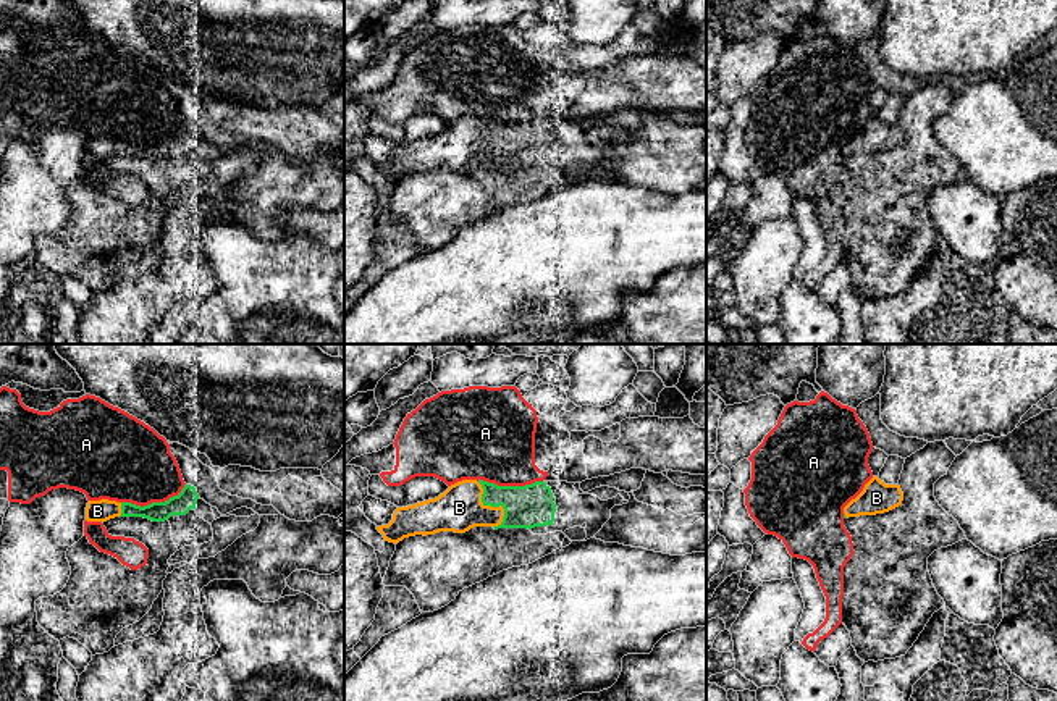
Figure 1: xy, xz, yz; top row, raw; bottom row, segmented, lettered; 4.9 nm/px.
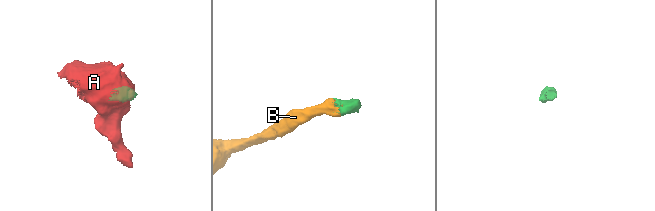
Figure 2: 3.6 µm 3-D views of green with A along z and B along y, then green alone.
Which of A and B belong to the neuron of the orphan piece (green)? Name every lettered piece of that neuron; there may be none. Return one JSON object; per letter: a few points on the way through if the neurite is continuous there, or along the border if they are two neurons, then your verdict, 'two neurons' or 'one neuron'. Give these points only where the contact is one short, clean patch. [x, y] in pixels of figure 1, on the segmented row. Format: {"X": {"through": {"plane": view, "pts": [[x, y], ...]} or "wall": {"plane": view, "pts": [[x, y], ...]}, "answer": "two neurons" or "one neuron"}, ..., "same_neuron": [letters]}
{"A": {"wall": {"plane": "xy", "pts": [[185, 483], [176, 495], [164, 501], [143, 506], [122, 503]]}, "answer": "two neurons"}, "B": {"through": {"plane": "xz", "pts": [[529, 506], [492, 506], [459, 507]]}, "answer": "one neuron"}, "same_neuron": ["B"]}

